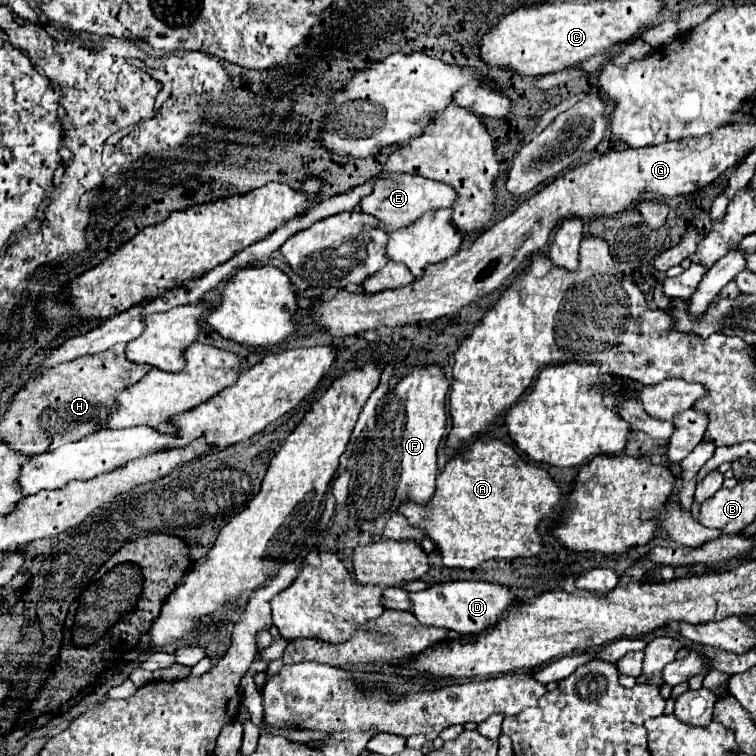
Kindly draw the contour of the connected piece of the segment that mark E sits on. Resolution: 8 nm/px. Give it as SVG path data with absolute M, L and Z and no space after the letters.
M397 173L397 175L387 175L385 179L379 179L373 187L373 193L363 197L359 201L359 207L363 213L369 213L373 217L377 217L381 223L379 227L385 231L397 231L401 227L409 227L409 223L415 223L417 219L421 219L421 215L429 213L429 211L437 211L443 207L451 207L451 203L457 199L457 191L453 191L453 187L439 183L439 181L431 181L425 179L421 175L407 175L407 173Z

